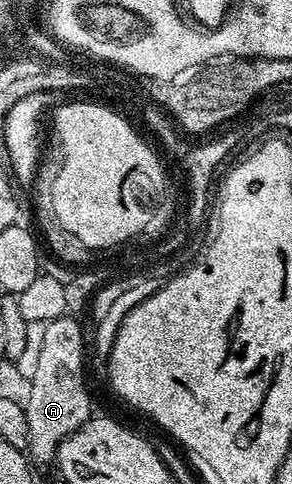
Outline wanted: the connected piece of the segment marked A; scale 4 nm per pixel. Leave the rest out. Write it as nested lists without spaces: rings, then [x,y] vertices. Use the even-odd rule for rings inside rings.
[[[65,314],[44,326],[38,367],[30,378],[32,389],[28,392],[28,400],[23,401],[26,422],[30,422],[27,451],[33,461],[51,461],[60,449],[60,443],[94,415],[92,396],[84,381],[84,332],[76,320],[79,319],[75,315]]]

